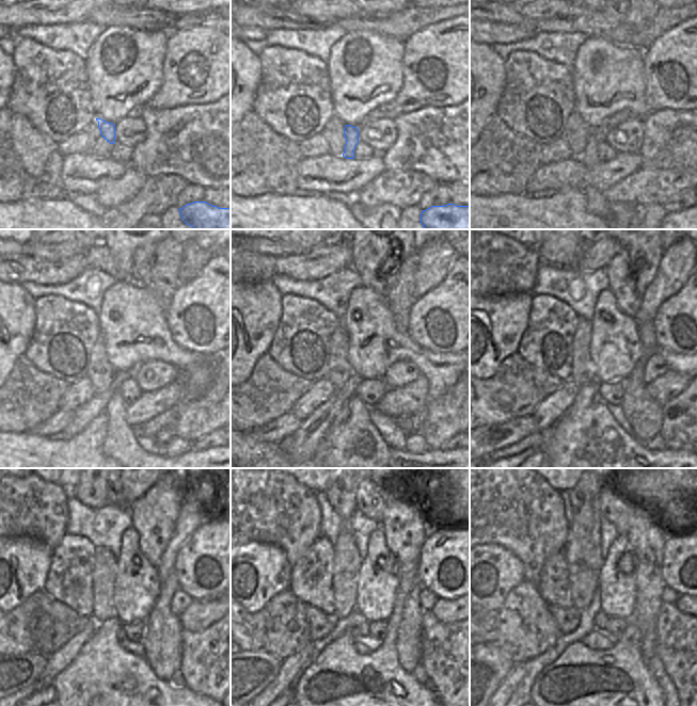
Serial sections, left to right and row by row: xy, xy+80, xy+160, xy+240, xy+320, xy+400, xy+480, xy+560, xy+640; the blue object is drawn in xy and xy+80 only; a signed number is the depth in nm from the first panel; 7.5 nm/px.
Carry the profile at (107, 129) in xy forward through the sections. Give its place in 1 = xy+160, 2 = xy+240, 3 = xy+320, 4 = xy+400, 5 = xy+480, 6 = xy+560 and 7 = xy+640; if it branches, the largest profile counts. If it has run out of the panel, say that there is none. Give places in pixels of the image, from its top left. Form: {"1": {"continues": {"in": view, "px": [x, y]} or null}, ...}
{"1": {"continues": {"in": "xy+160", "px": [589, 158]}}, "2": {"continues": {"in": "xy+240", "px": [121, 445]}}, "3": {"continues": {"in": "xy+320", "px": [355, 446]}}, "4": {"continues": {"in": "xy+400", "px": [586, 446]}}, "5": {"continues": {"in": "xy+480", "px": [106, 685]}}, "6": {"continues": {"in": "xy+560", "px": [341, 685]}}, "7": {"continues": {"in": "xy+640", "px": [583, 685]}}}

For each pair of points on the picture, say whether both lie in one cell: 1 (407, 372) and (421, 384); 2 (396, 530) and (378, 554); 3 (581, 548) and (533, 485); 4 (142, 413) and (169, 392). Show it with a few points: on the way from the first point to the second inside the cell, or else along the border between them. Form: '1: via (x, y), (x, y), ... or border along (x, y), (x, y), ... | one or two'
1: border along (420, 373), (414, 380), (404, 386), (392, 388) | two
2: border along (380, 527), (385, 545), (397, 566) | two
3: border along (570, 526), (568, 541), (563, 550) | two
4: via (148, 406), (162, 399) | one

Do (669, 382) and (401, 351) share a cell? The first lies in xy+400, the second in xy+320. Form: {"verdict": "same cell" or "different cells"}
{"verdict": "different cells"}

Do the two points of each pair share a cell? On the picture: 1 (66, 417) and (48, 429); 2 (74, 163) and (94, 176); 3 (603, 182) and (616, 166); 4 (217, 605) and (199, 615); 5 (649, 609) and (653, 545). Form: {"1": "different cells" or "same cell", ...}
{"1": "same cell", "2": "same cell", "3": "same cell", "4": "same cell", "5": "same cell"}

